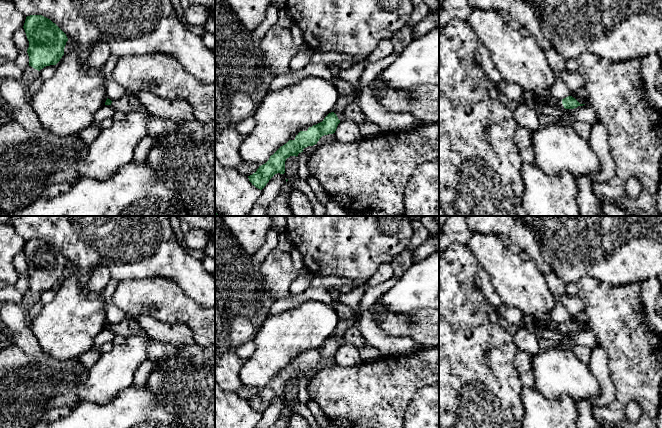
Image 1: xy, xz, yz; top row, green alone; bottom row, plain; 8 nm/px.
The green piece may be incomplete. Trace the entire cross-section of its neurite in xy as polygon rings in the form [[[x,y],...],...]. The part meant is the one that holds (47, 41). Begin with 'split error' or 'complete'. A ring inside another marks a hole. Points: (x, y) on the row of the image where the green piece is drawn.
complete; [[[42,15],[27,16],[23,28],[29,41],[29,66],[40,71],[46,66],[56,65],[64,55],[68,41],[66,34]]]

